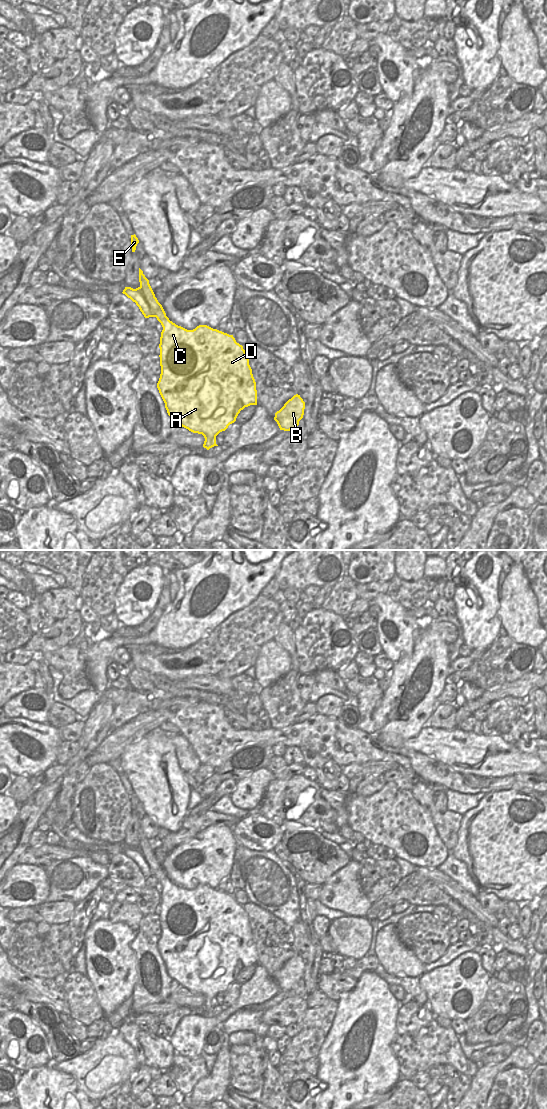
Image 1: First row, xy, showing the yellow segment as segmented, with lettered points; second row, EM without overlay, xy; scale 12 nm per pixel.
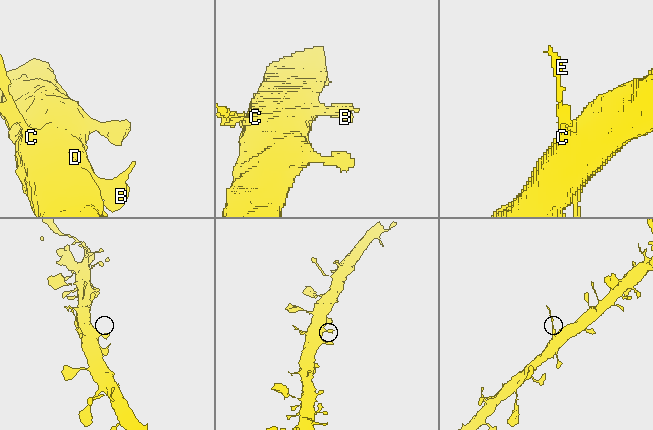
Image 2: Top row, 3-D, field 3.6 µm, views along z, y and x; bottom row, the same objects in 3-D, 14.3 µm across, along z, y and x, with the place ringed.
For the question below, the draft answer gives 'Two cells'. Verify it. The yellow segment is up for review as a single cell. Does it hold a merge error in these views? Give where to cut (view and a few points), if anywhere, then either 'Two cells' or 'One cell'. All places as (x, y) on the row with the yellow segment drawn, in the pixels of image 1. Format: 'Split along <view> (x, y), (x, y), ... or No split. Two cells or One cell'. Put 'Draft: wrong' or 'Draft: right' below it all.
Split along xy (165, 315), (160, 322). Two cells
Draft: right

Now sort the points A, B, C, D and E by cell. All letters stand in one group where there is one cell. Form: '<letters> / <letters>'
A B C D / E

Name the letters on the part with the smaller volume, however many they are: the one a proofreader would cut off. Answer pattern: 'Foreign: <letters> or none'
Foreign: E

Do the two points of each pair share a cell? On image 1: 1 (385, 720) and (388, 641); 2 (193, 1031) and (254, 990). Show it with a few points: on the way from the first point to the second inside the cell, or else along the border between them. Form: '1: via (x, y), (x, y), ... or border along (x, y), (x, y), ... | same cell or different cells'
1: border along (413, 646), (413, 651), (409, 655), (395, 662) | different cells
2: via (207, 1024), (220, 1019), (239, 1004) | same cell

